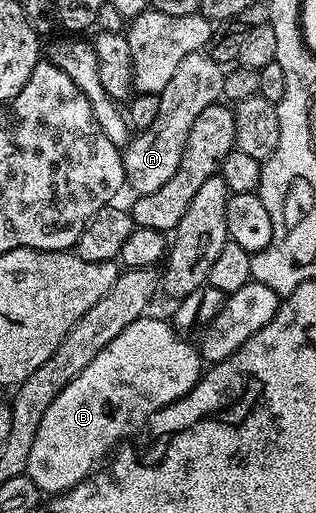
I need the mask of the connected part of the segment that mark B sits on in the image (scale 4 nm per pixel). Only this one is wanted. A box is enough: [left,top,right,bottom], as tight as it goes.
[25,315,203,495]

